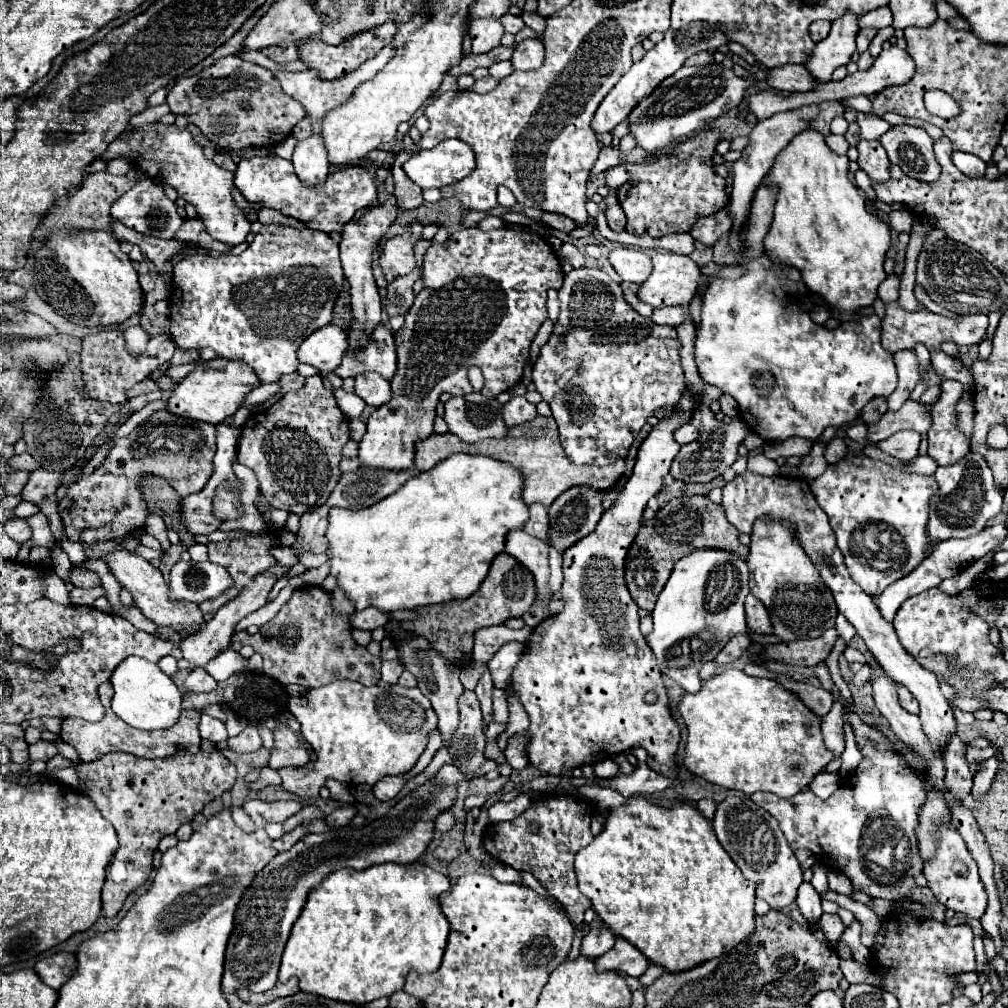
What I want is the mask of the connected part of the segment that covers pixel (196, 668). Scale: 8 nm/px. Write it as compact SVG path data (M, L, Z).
M275 563L269 571L257 575L233 601L229 601L227 605L223 605L223 607L215 613L215 617L205 623L205 627L203 627L199 633L189 635L189 637L185 637L185 639L181 641L179 647L181 647L181 651L183 651L183 657L191 663L191 673L189 673L187 681L185 681L185 685L187 685L189 691L195 691L195 693L199 693L199 691L207 691L207 693L209 693L209 691L215 691L217 681L203 669L203 665L209 663L219 651L223 651L223 649L229 645L235 623L241 621L243 617L247 617L249 613L257 611L259 607L263 607L263 605L267 603L267 595L269 595L269 591L273 589L275 581L281 579L281 577L285 577L285 575L287 575L287 567L283 567L281 563Z

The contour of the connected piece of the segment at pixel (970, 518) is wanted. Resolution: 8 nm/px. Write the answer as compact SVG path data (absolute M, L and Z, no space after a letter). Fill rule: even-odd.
M969 453L959 463L949 467L937 467L935 481L939 483L939 489L929 501L929 521L927 521L929 549L933 549L935 543L947 539L965 539L977 535L979 531L985 529L987 521L1001 511L1003 495L995 487L991 469L979 453Z

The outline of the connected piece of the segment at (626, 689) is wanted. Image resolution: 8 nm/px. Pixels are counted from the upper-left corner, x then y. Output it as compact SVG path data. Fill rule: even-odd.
M685 389L683 395L681 395L681 401L679 401L677 407L675 407L675 411L673 411L669 417L661 419L661 421L651 429L651 433L645 437L645 441L641 443L639 453L637 453L637 463L635 463L635 469L633 469L631 479L627 481L627 485L623 487L623 491L617 495L615 503L603 513L603 517L601 517L601 521L597 523L595 531L589 533L587 537L583 537L581 541L577 541L577 545L569 547L569 549L563 553L563 587L561 587L561 593L563 593L565 609L563 609L559 615L551 615L549 619L545 619L541 625L537 625L537 627L533 629L533 637L531 637L531 641L527 643L527 649L525 649L525 653L523 653L523 657L521 657L521 661L519 661L519 665L517 665L515 671L513 671L511 689L521 697L521 703L523 703L523 707L525 707L525 711L529 713L529 719L531 719L531 729L529 729L531 735L529 735L529 743L527 743L529 763L535 765L539 771L543 771L543 773L547 773L547 775L563 775L567 769L575 769L575 767L583 767L583 765L595 765L597 761L609 759L609 757L613 757L613 755L617 755L617 753L623 753L623 751L627 751L627 749L633 749L633 747L643 747L643 749L649 753L649 767L651 767L653 771L657 771L657 773L661 773L661 775L665 775L665 777L675 777L675 775L677 775L675 753L677 753L679 741L681 741L681 727L677 725L677 721L675 721L673 715L671 715L667 689L665 689L665 685L663 685L663 681L661 681L661 671L659 671L659 667L657 667L657 661L655 661L655 657L653 657L649 645L645 643L645 639L643 639L643 635L641 635L641 631L639 631L639 607L637 607L637 603L633 601L633 597L631 597L631 593L629 593L629 589L627 589L627 585L625 585L625 557L627 557L627 551L629 551L629 547L631 547L631 543L633 543L633 539L635 539L635 535L637 535L637 531L639 531L639 527L641 527L641 517L643 517L643 511L645 511L649 499L663 491L663 479L665 479L665 475L669 473L669 467L671 467L675 455L679 453L679 447L681 447L681 445L673 439L673 433L675 433L677 427L681 427L681 425L685 425L685 423L691 421L693 409L697 409L697 405L699 405L699 403L697 403L695 393L693 393L691 389ZM649 691L657 693L657 703L653 703L653 705L647 705L647 703L643 701L645 693L649 693Z

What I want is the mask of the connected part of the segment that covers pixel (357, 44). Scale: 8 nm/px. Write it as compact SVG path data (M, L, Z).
M387 21L385 25L381 25L381 27L377 27L377 29L369 31L369 33L361 33L361 37L353 37L353 41L347 41L345 45L329 47L329 45L325 45L321 41L309 41L299 49L299 55L301 55L301 61L305 61L311 69L319 71L321 79L337 79L337 77L343 77L345 73L357 69L363 61L375 57L385 45L389 45L395 31L397 31L397 25L393 21Z

